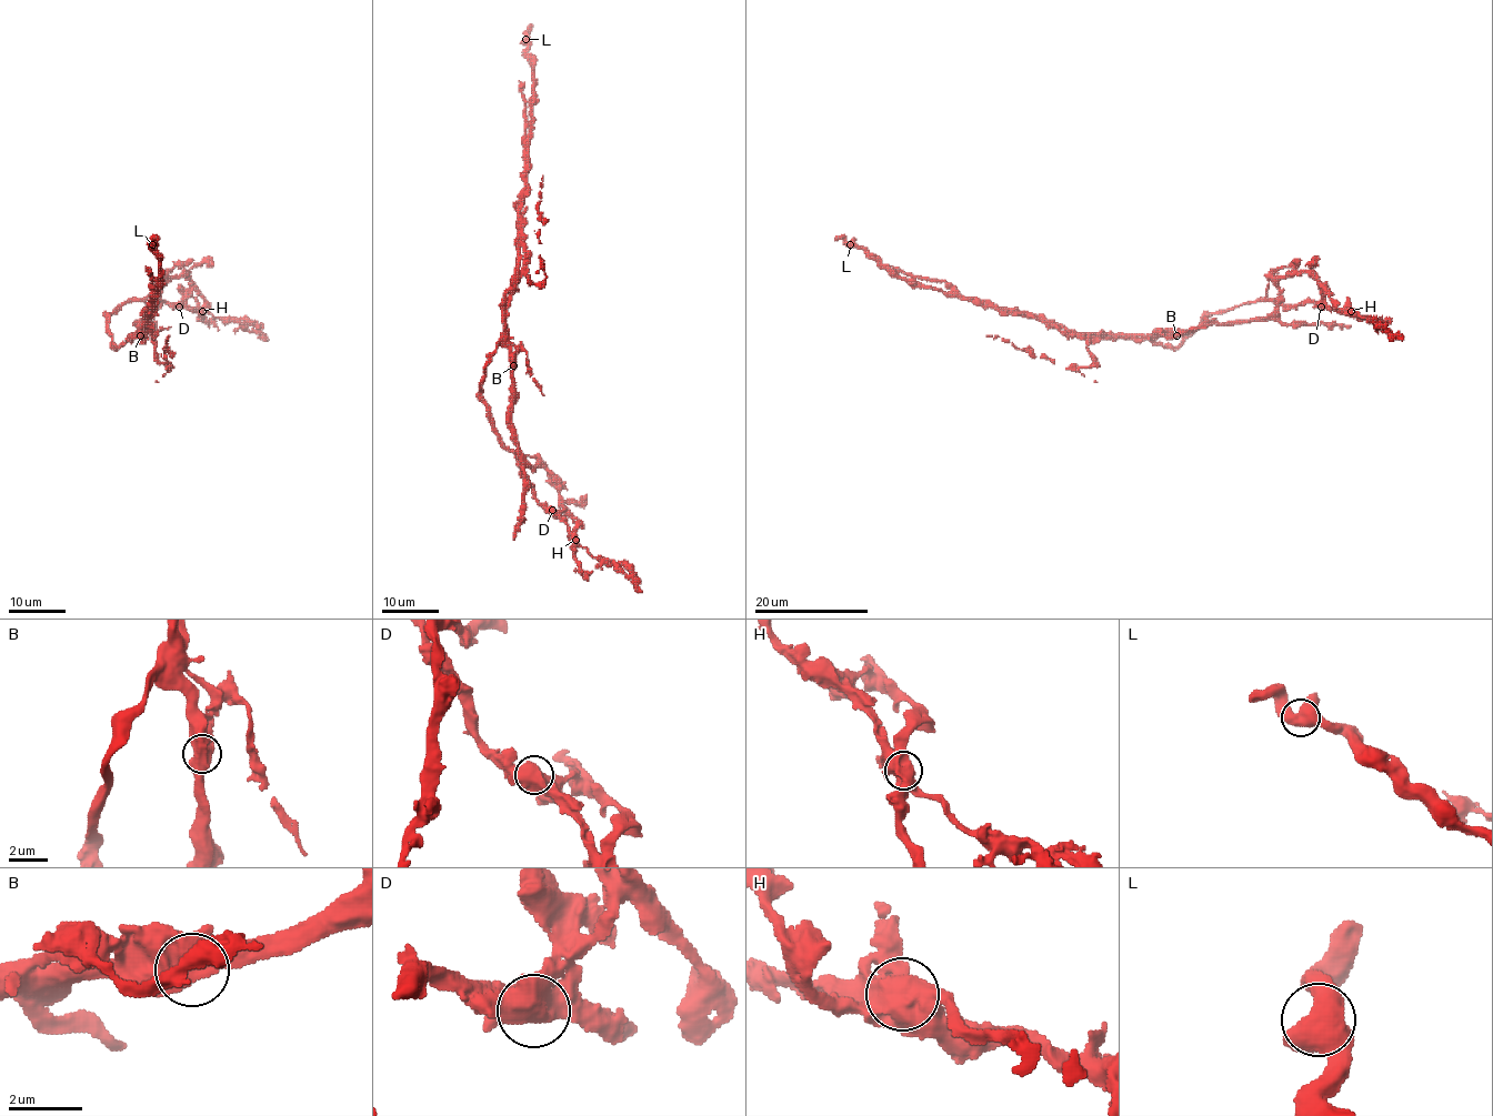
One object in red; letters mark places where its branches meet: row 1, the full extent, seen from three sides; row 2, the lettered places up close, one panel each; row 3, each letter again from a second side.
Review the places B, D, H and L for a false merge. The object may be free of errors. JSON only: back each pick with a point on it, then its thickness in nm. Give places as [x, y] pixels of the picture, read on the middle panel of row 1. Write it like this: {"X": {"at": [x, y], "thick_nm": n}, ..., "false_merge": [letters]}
{"H": {"at": [575, 540], "thick_nm": 700}, "false_merge": ["H"]}

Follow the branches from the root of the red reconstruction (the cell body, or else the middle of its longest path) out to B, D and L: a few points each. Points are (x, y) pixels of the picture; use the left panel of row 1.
B: (126, 341), (140, 335)
D: (126, 341), (112, 347), (109, 330), (109, 317), (121, 304), (144, 301), (152, 305), (163, 302), (179, 307)
L: (126, 341), (142, 333), (158, 289), (160, 259), (152, 244)

